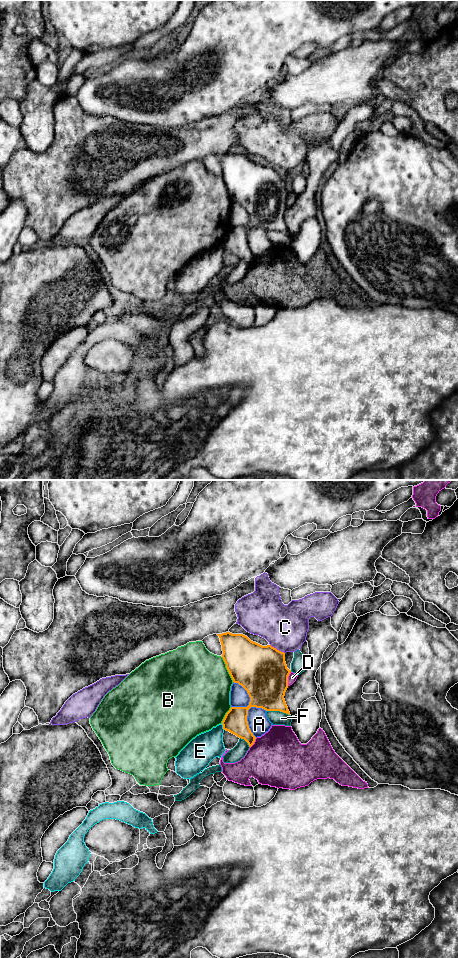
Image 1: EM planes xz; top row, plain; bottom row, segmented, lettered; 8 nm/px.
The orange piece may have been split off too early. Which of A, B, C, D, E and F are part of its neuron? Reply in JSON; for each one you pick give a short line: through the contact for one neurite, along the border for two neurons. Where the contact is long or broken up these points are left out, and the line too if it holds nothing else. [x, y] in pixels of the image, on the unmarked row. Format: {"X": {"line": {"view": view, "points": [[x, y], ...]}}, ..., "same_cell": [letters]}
{"same_cell": []}

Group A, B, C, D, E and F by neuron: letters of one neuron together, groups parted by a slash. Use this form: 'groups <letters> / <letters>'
groups A / B / C / D / E / F

